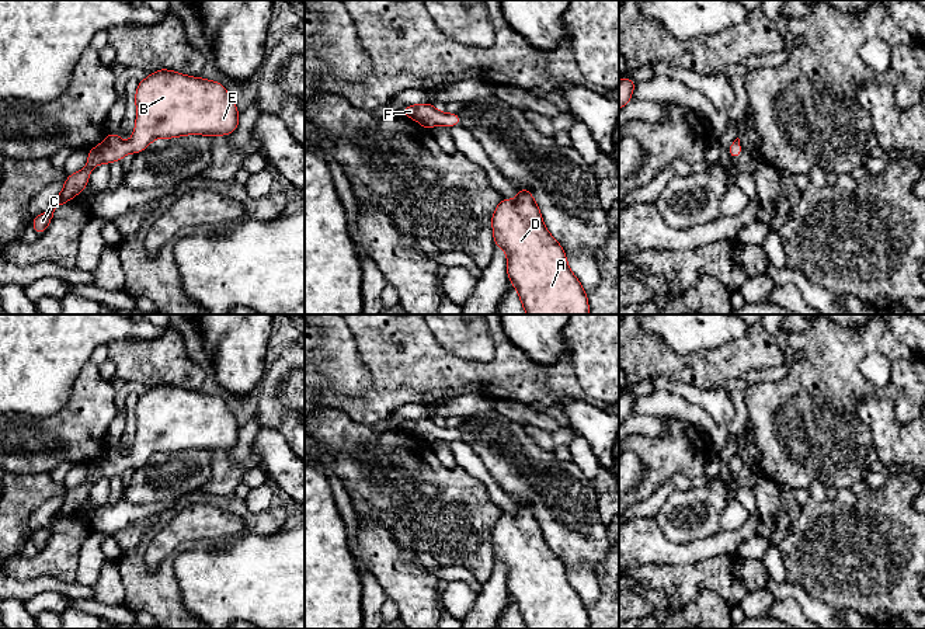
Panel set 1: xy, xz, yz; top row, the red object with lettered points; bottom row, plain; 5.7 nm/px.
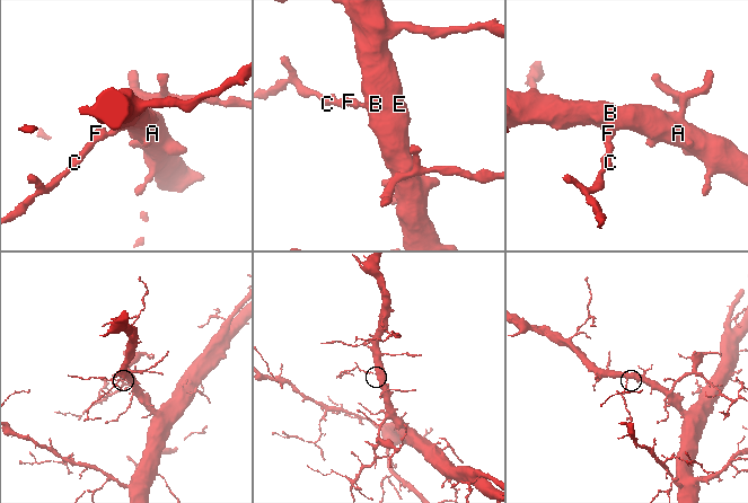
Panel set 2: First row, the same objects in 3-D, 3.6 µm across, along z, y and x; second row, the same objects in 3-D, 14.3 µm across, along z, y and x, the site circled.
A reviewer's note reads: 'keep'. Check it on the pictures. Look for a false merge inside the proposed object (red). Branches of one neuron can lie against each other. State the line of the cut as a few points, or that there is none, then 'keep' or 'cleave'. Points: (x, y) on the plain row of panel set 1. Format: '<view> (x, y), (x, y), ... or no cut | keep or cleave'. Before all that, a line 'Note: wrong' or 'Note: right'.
Note: right
no cut | keep

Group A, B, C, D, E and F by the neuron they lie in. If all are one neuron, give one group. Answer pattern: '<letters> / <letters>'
A B C D E F

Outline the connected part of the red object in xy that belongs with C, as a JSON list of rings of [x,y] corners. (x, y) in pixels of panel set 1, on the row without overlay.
[[[168,383],[156,385],[139,396],[135,417],[136,437],[132,453],[124,458],[118,448],[107,448],[102,458],[87,466],[86,482],[67,490],[51,524],[31,536],[39,550],[49,541],[55,524],[87,501],[97,479],[112,479],[129,468],[138,469],[157,452],[230,449],[240,437],[236,418],[222,397]]]

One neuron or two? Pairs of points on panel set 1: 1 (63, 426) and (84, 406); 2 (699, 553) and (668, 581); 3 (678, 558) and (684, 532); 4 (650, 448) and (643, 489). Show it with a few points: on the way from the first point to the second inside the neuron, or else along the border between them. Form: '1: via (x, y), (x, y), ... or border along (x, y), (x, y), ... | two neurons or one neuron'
1: via (69, 423), (80, 412) | one neuron
2: border along (722, 553), (687, 563), (656, 562) | two neurons
3: border along (656, 522), (674, 542), (691, 542), (713, 535) | two neurons
4: via (653, 458), (653, 479) | one neuron

